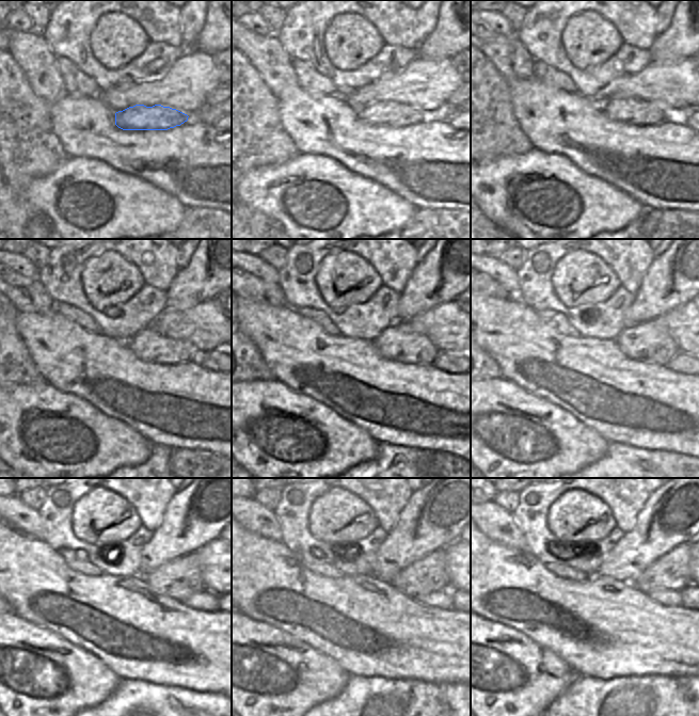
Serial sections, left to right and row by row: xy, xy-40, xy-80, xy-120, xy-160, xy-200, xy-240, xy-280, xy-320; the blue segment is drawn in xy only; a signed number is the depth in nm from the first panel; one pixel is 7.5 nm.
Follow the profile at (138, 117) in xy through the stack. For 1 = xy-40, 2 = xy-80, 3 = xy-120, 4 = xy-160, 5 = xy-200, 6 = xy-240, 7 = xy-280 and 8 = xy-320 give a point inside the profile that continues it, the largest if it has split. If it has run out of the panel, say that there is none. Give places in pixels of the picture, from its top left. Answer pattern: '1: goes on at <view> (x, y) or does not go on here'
1: goes on at xy-40 (388, 113)
2: goes on at xy-80 (634, 111)
3: goes on at xy-120 (147, 345)
4: goes on at xy-160 (399, 341)
5: goes on at xy-200 (651, 341)
6: goes on at xy-240 (179, 578)
7: goes on at xy-280 (429, 574)
8: goes on at xy-320 (671, 572)

